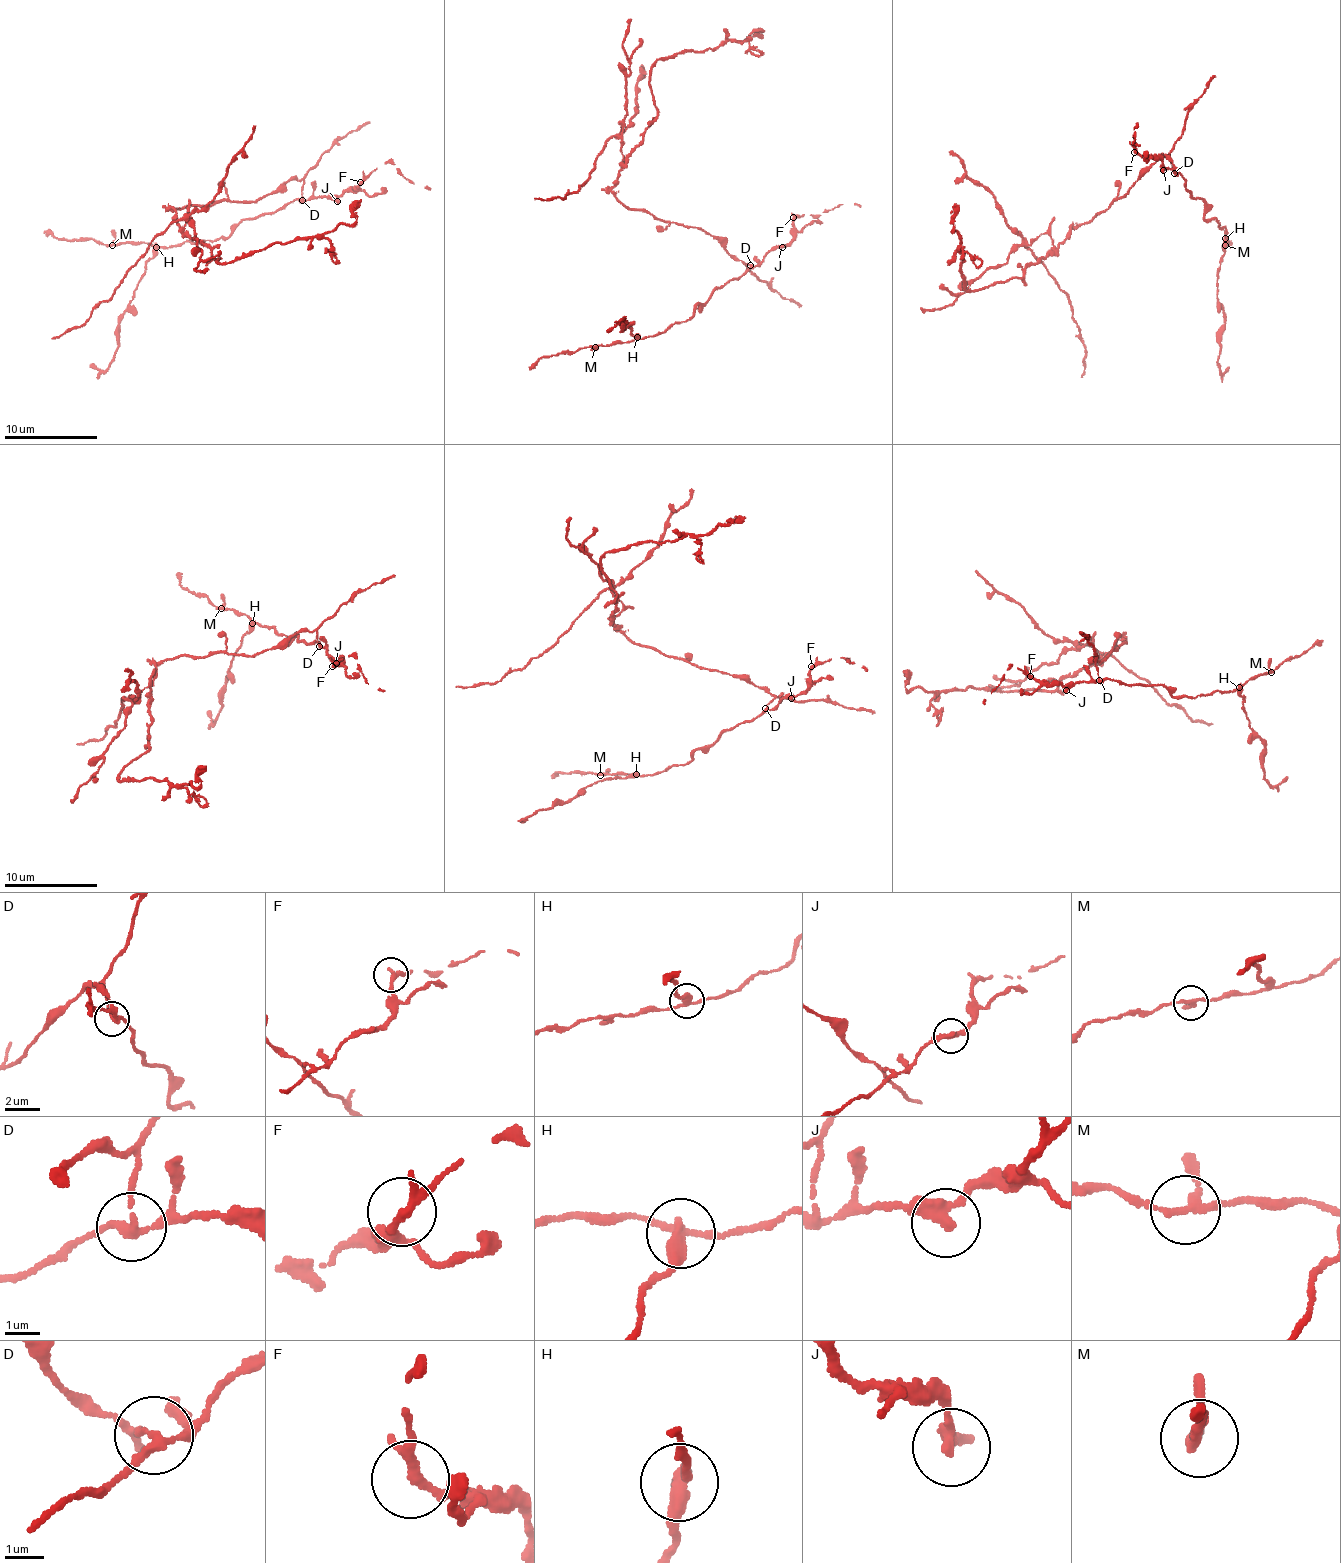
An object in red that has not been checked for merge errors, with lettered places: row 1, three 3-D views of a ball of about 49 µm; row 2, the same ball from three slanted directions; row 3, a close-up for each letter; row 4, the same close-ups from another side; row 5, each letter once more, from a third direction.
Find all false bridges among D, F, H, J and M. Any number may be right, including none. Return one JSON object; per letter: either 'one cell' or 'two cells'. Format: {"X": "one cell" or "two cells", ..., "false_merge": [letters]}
{"D": "two cells", "F": "one cell", "H": "two cells", "J": "one cell", "M": "one cell", "false_merge": ["D", "H"]}

